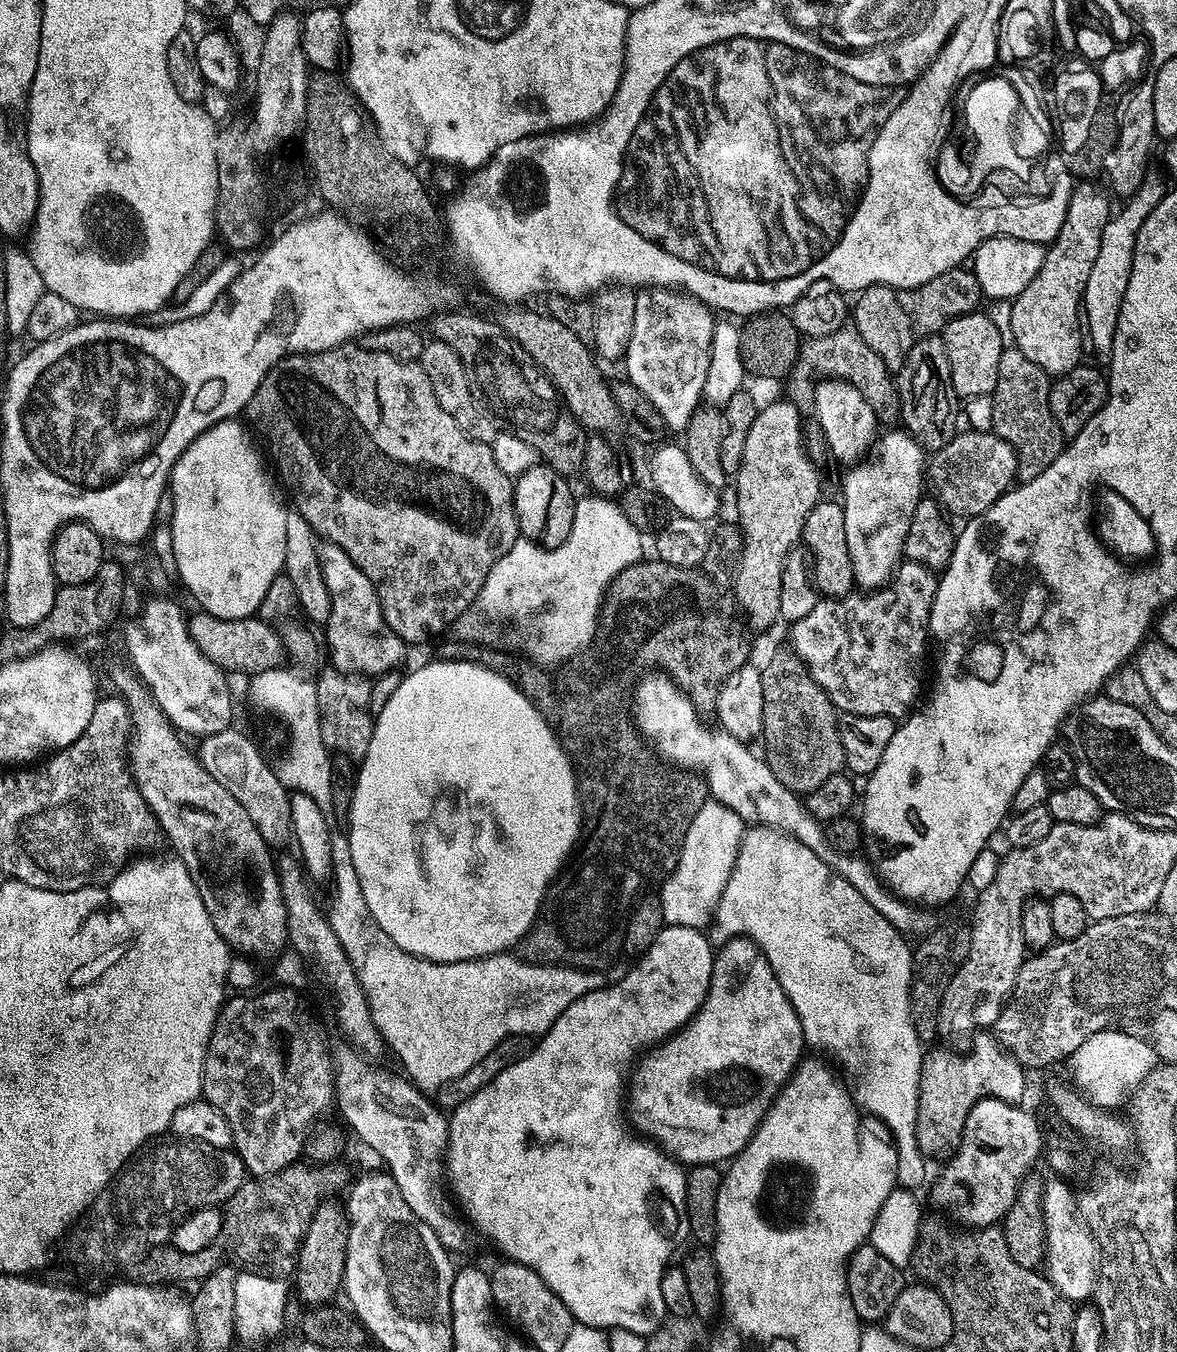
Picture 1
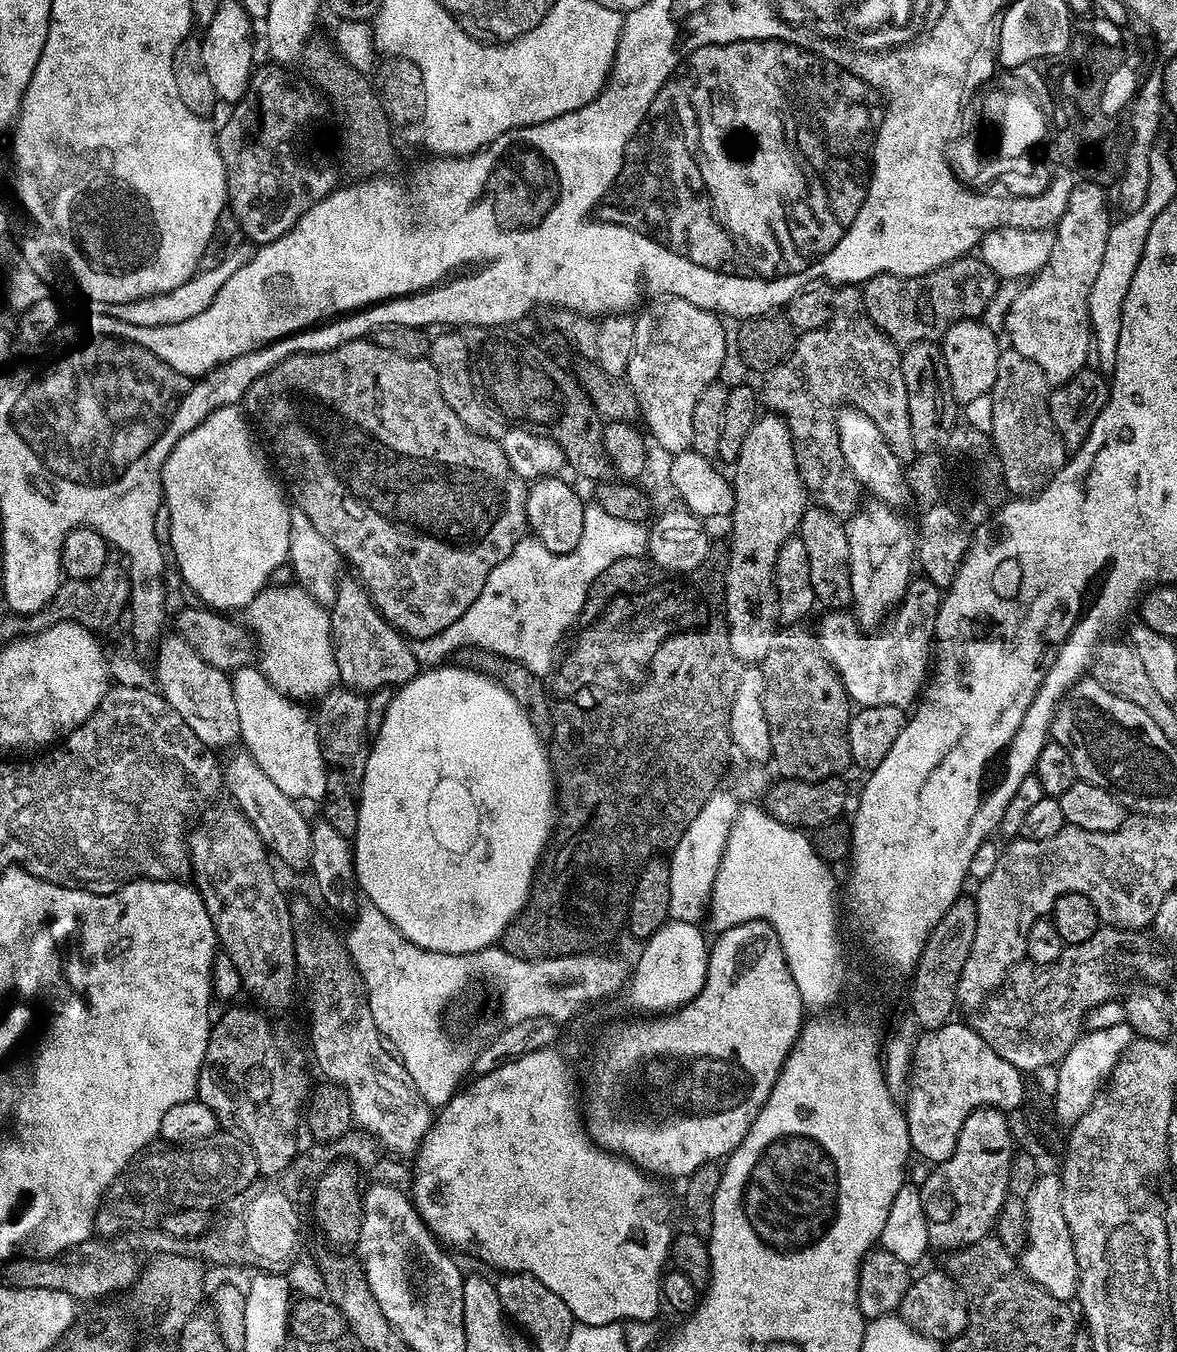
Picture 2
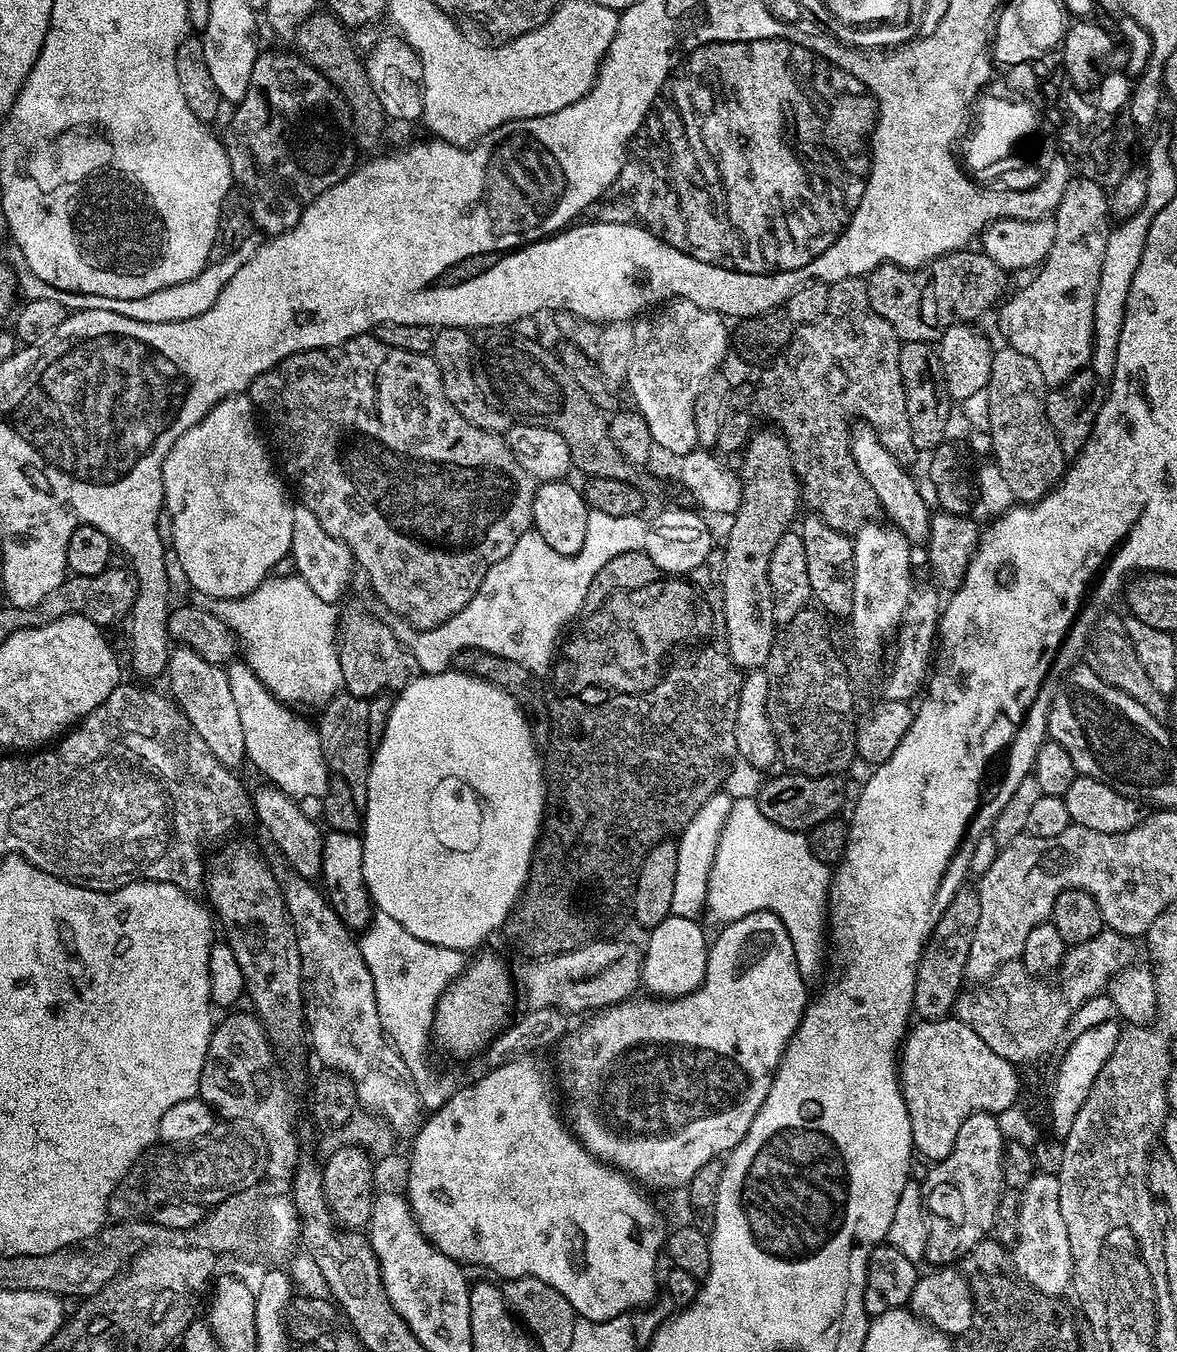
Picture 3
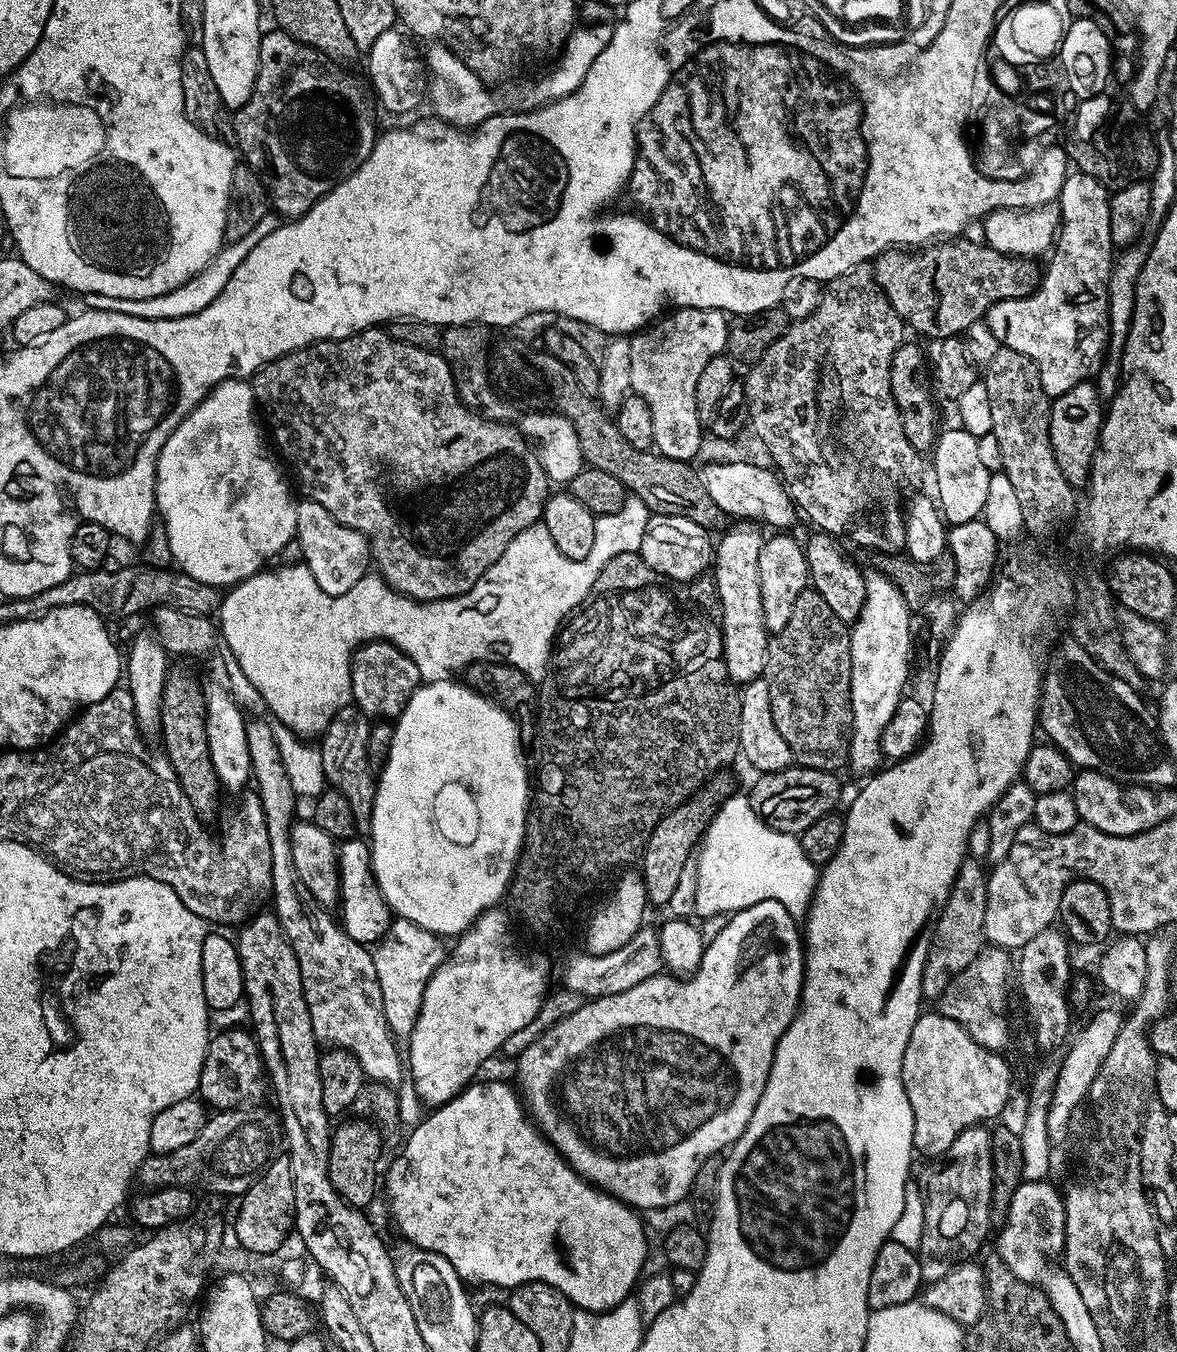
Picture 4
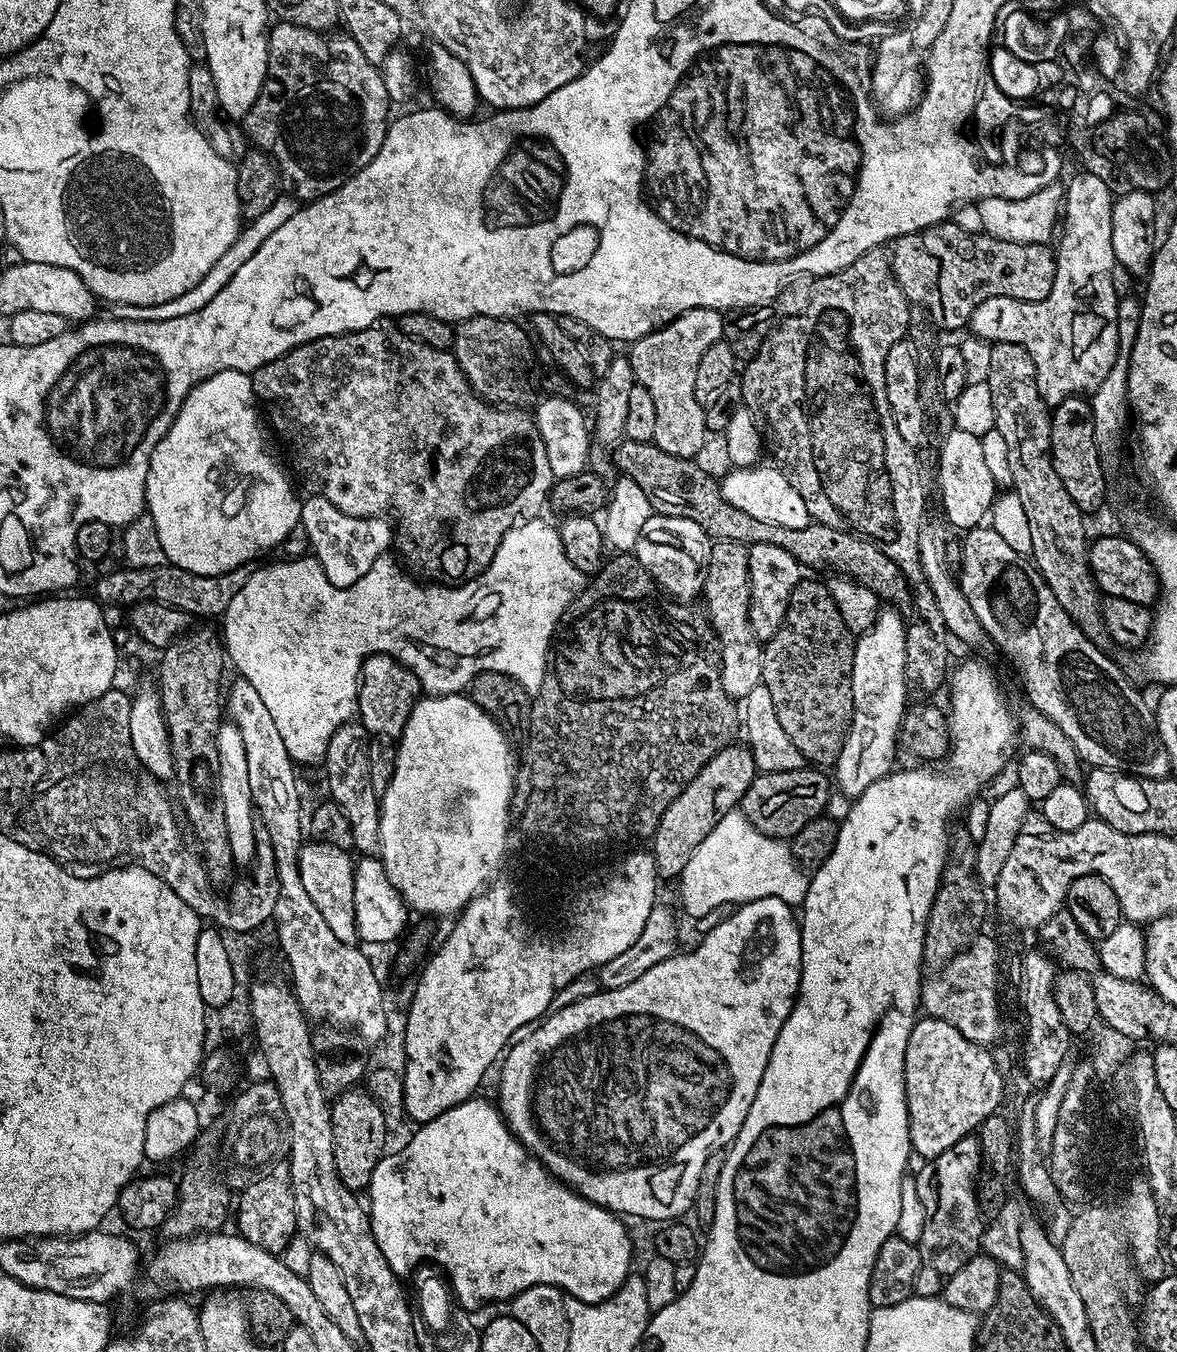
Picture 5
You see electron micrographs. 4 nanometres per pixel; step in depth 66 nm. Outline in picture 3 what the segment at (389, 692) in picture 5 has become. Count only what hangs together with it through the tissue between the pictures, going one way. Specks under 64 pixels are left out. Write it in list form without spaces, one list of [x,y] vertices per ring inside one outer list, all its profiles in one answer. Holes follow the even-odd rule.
[[[364,608],[343,609],[342,619],[338,624],[338,647],[344,688],[351,696],[371,698],[380,692],[392,692],[404,688],[410,681],[421,675],[418,662],[411,650],[400,641],[395,631],[391,632],[376,616],[371,616]]]

